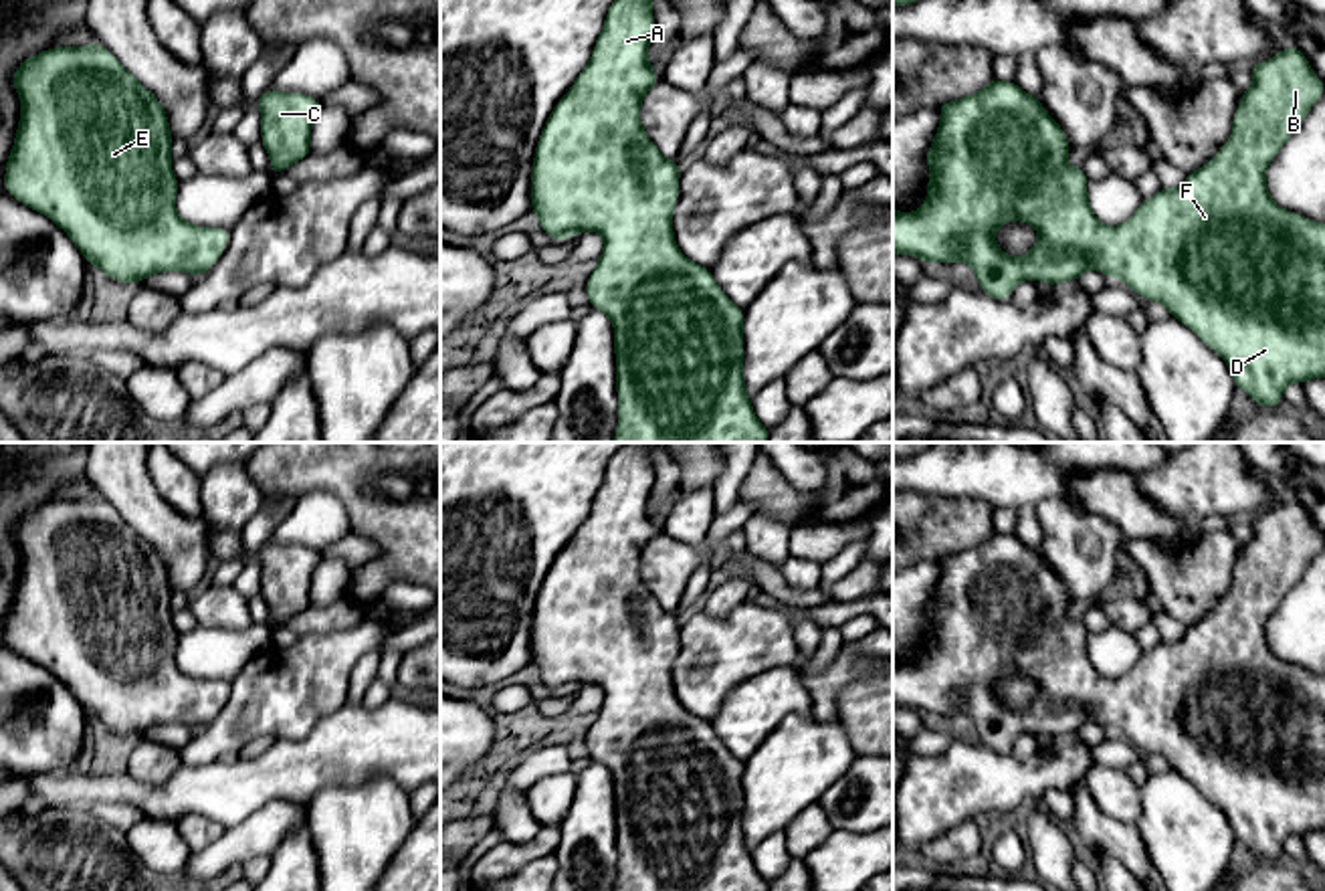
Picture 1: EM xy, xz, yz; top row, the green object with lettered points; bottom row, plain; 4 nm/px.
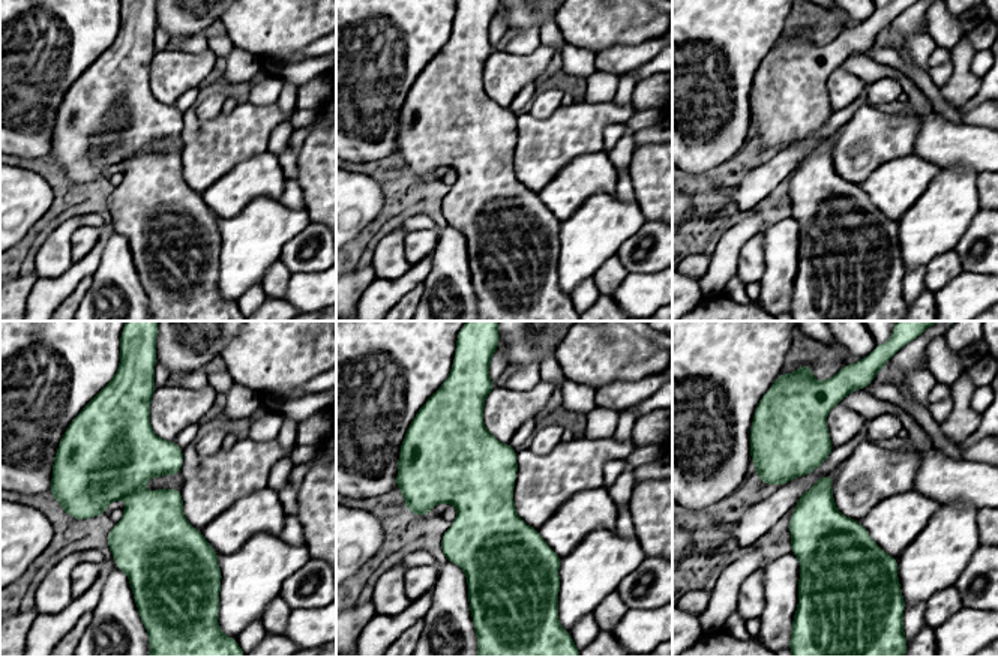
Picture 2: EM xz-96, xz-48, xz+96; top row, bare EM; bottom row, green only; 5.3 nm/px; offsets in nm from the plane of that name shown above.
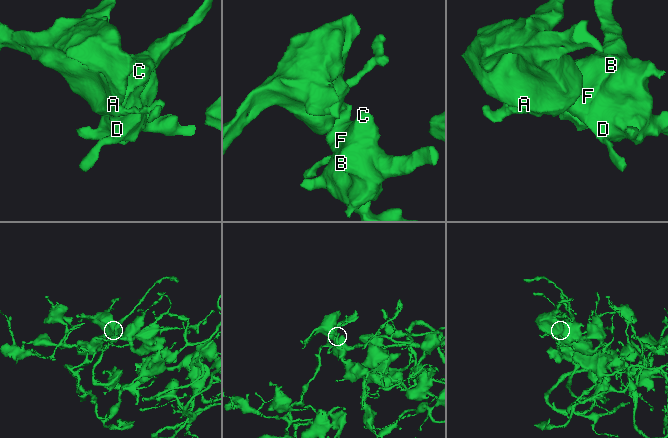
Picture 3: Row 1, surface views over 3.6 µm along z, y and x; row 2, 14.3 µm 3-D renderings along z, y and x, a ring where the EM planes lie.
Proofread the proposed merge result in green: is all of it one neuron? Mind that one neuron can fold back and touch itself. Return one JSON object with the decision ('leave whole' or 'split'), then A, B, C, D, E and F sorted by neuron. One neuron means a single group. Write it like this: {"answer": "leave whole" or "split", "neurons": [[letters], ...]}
{"answer": "leave whole", "neurons": [["A", "B", "C", "D", "E", "F"]]}

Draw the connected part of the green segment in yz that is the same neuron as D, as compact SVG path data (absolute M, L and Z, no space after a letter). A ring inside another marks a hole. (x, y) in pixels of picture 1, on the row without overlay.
M1285 499L1277 509L1248 521L1252 539L1242 543L1230 592L1206 618L1188 624L1180 640L1161 640L1145 651L1121 679L1105 679L1093 667L1089 630L1081 618L1066 616L1073 602L1066 586L1036 548L1028 548L1014 533L990 531L978 546L939 558L941 576L925 606L927 651L915 665L893 661L893 709L967 715L982 746L996 754L1008 754L1022 733L1056 739L1077 735L1085 723L1101 723L1123 733L1135 748L1165 758L1171 770L1222 808L1238 843L1260 861L1277 861L1285 855L1283 845L1289 836L1325 830L1325 677L1281 661L1266 642L1266 620L1321 552L1325 531L1313 525L1297 499ZM1012 673L1024 673L1038 683L1038 695L1026 709L1010 709L994 693L996 683Z

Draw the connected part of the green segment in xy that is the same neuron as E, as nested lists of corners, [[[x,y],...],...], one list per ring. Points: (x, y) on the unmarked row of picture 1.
[[[97,495],[50,499],[20,513],[12,539],[20,550],[20,576],[4,640],[14,653],[50,671],[89,717],[117,735],[141,735],[168,723],[196,729],[216,717],[230,681],[194,679],[178,669],[168,568],[115,507]]]

